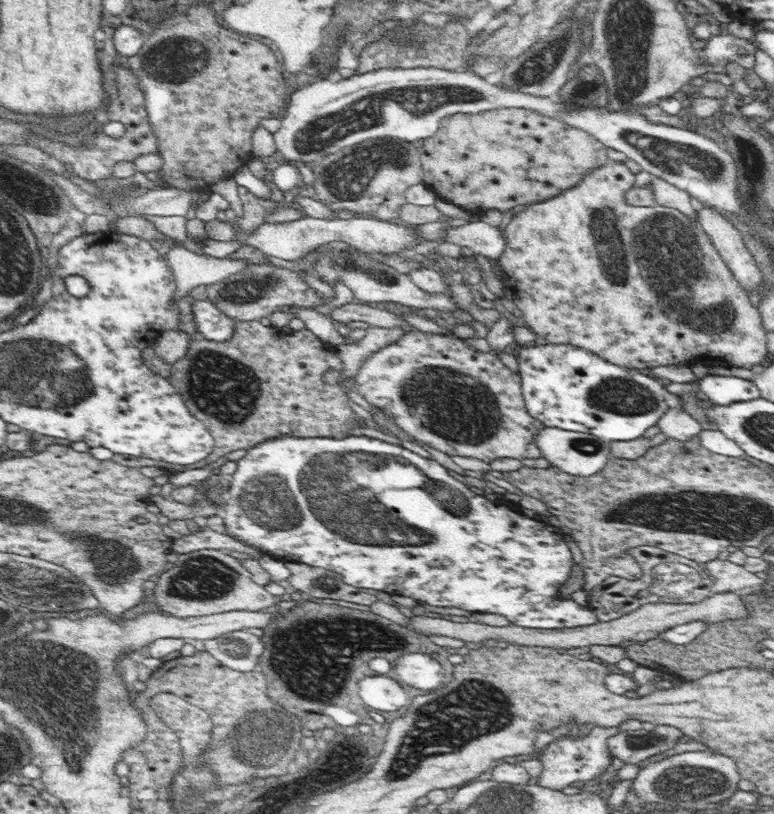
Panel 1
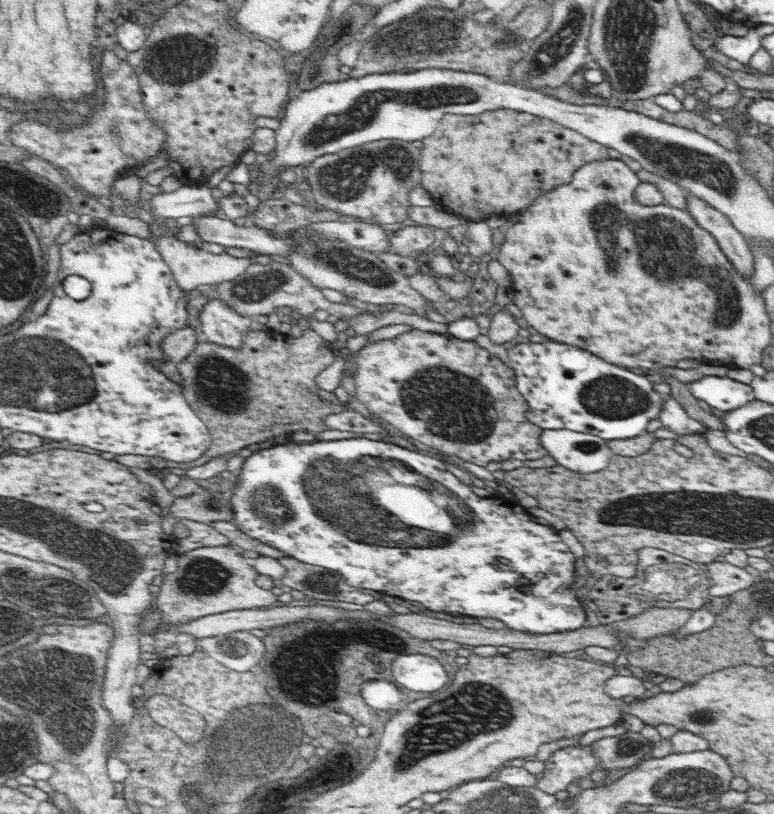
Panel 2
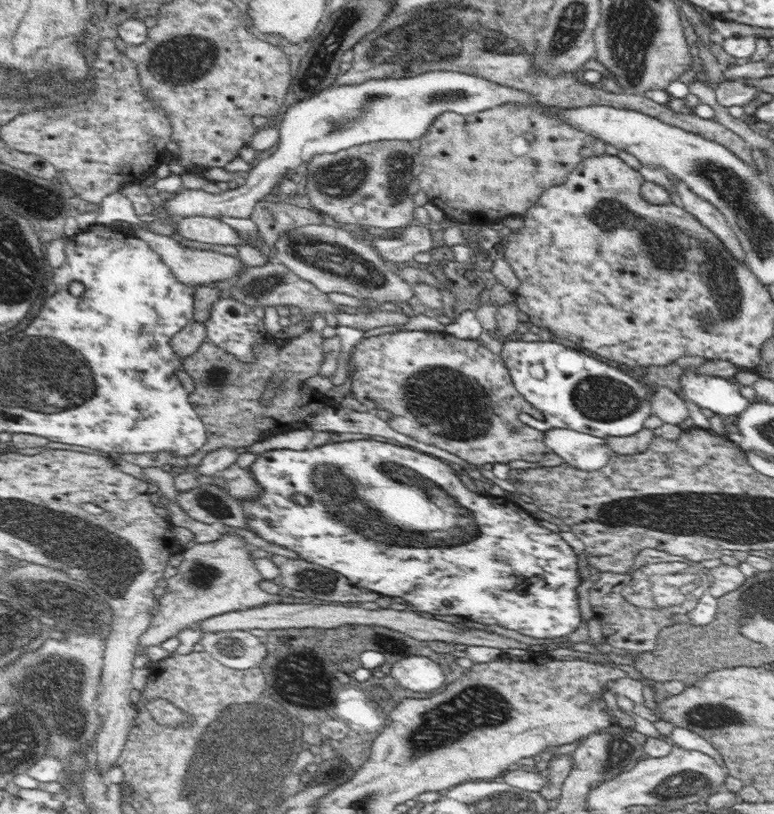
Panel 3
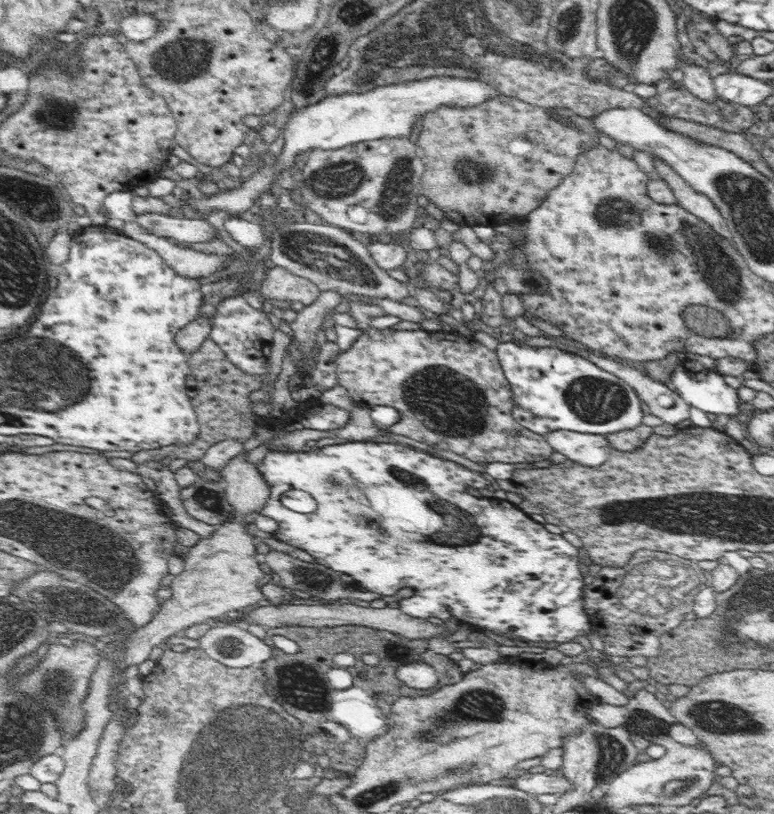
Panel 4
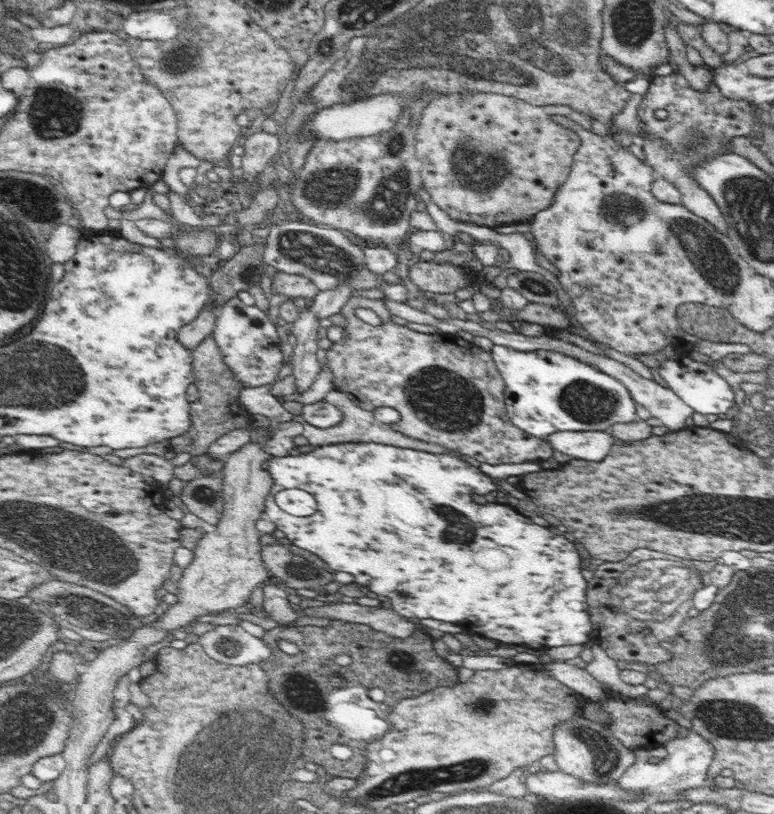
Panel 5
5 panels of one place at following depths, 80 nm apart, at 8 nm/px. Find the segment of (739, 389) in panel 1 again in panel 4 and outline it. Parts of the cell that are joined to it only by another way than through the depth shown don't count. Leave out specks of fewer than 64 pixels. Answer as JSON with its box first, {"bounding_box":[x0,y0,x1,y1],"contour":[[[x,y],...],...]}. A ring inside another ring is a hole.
{"bounding_box":[670,361,740,415],"contour":[[[680,361],[676,370],[670,374],[674,390],[694,408],[712,414],[736,415],[740,412],[740,397],[736,389],[724,381],[724,376],[718,372],[706,369],[697,361]]]}

